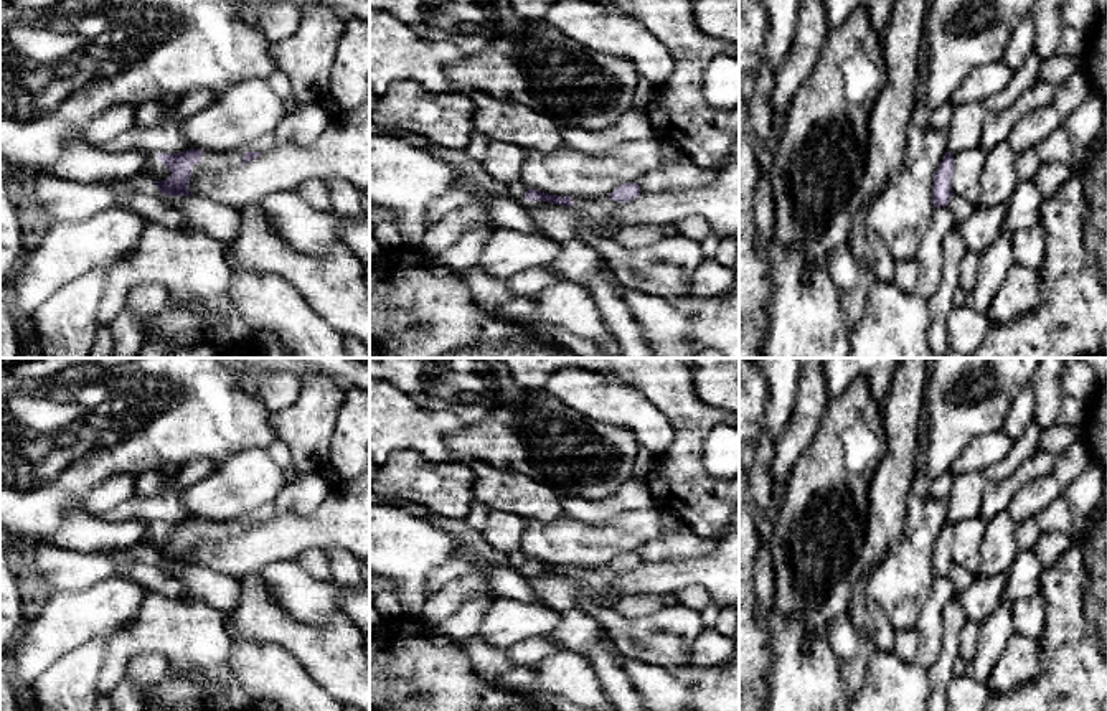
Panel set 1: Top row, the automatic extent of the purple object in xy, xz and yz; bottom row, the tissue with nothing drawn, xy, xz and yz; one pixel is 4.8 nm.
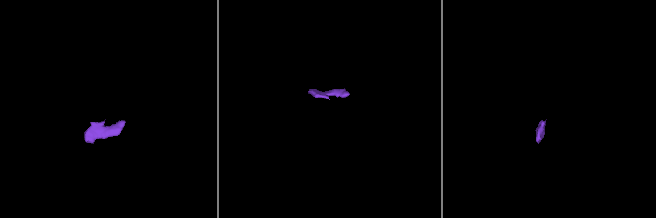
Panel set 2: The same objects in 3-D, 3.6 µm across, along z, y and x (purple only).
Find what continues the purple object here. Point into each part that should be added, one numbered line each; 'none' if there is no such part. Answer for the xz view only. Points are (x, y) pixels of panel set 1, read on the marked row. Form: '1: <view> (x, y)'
1: xz (602, 210)

